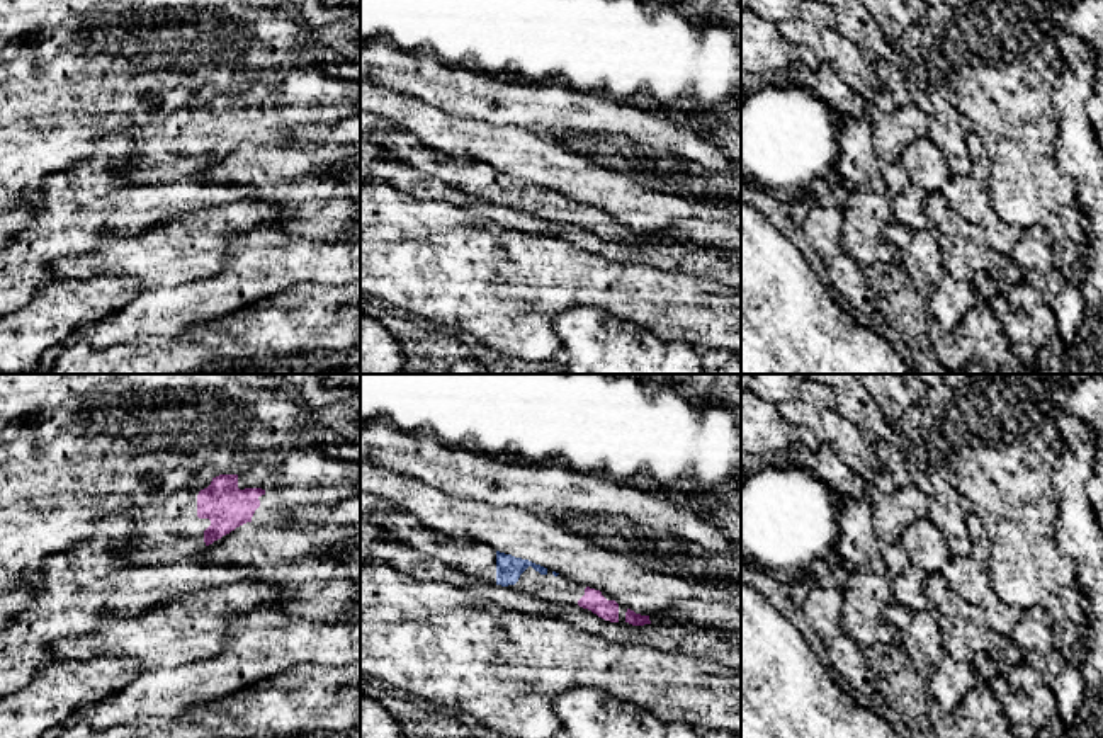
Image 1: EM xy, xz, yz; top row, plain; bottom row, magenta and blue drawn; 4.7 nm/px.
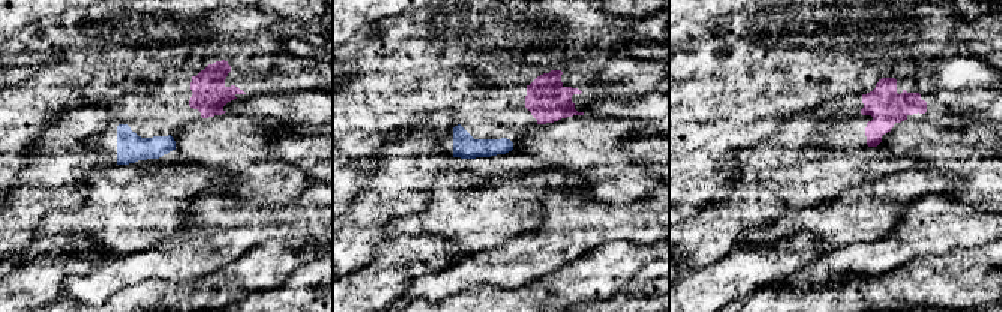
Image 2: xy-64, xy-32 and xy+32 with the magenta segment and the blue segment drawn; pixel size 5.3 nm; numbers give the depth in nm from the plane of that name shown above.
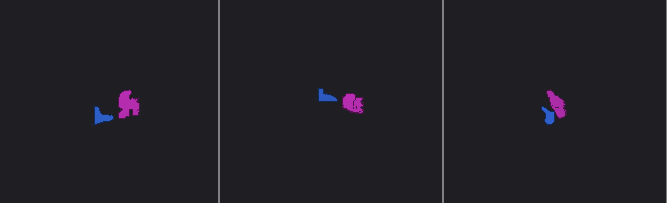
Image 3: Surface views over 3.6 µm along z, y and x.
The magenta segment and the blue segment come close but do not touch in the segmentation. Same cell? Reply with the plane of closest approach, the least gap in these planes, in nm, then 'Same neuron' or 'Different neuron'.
Closest in xz. Distance 150 nm. Same neuron

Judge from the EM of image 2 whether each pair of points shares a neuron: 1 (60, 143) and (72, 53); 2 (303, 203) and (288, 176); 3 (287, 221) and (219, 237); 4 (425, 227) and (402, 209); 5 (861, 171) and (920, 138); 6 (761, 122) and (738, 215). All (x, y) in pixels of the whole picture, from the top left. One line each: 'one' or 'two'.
1: two
2: two
3: one
4: two
5: two
6: two

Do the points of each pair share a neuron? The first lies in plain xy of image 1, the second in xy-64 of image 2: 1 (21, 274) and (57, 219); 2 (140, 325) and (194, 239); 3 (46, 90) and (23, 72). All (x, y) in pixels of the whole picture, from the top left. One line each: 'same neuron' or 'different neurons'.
1: different neurons
2: same neuron
3: different neurons

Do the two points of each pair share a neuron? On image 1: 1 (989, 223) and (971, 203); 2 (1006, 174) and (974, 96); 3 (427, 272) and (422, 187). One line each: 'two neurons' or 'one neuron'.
1: one neuron
2: one neuron
3: two neurons

